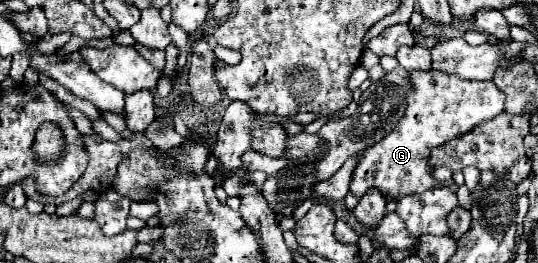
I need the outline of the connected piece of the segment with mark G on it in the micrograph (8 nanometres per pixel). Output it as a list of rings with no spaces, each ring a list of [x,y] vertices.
[[[410,72],[410,78],[414,90],[408,94],[406,114],[388,136],[364,150],[360,164],[356,164],[350,184],[356,198],[370,188],[380,190],[388,198],[398,198],[406,194],[420,194],[436,186],[438,182],[432,178],[432,168],[428,166],[432,148],[446,144],[448,140],[470,132],[484,120],[492,120],[504,112],[506,96],[492,80],[468,82],[440,72]]]

